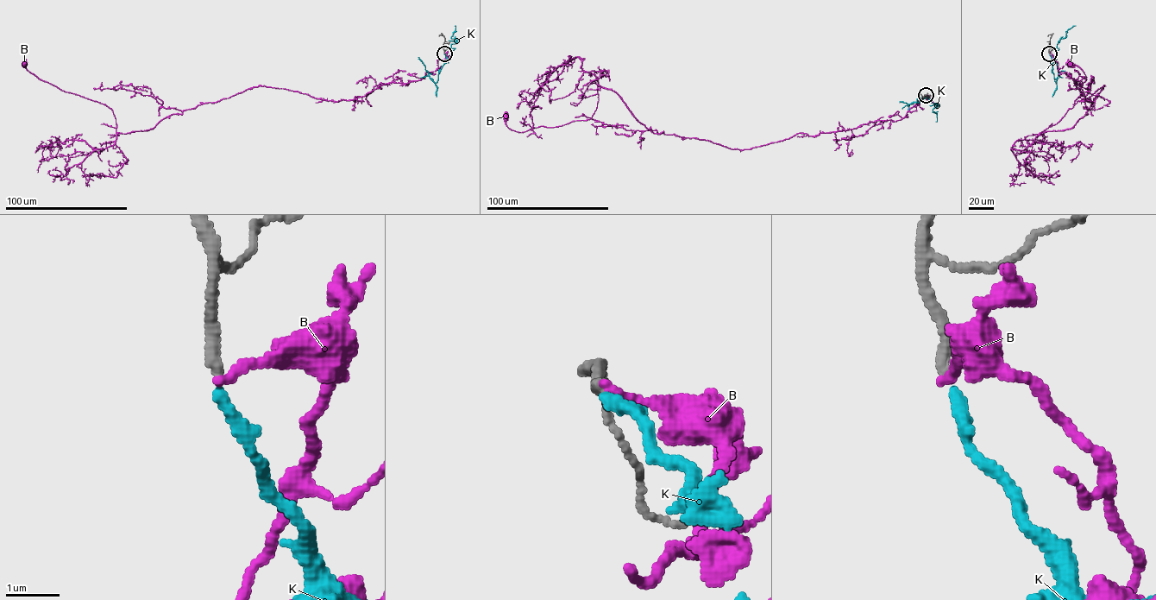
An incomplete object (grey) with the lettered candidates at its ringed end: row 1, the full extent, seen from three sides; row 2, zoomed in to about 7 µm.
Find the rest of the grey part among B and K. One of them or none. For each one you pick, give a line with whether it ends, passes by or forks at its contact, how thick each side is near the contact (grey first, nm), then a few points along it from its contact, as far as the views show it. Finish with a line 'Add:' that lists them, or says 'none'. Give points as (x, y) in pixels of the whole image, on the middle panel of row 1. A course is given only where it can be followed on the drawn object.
K: it ends there; 200 nm thick on the grey side, 240 nm on the other; it runs (926, 95), (929, 97), (921, 97), (910, 104), (900, 101)
Add: K

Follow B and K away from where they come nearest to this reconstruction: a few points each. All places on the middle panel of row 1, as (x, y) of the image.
B: (926, 95), (895, 121), (797, 133), (740, 150), (653, 133), (599, 85), (587, 120), (518, 132), (505, 116)
K: (926, 95), (929, 97), (921, 97), (910, 104), (900, 101)

